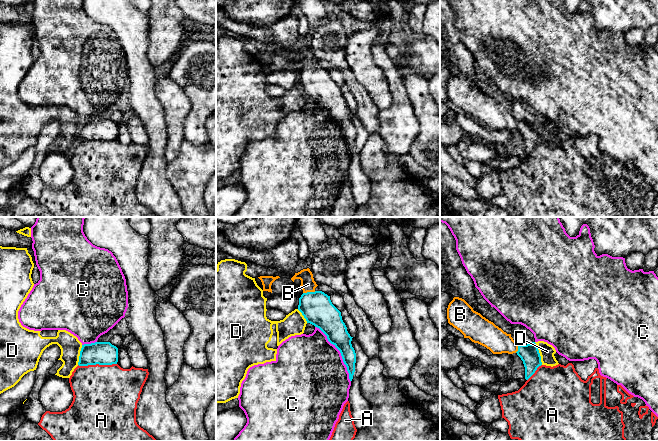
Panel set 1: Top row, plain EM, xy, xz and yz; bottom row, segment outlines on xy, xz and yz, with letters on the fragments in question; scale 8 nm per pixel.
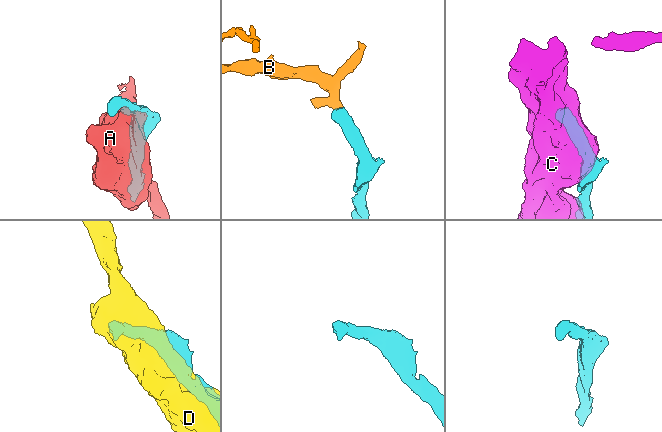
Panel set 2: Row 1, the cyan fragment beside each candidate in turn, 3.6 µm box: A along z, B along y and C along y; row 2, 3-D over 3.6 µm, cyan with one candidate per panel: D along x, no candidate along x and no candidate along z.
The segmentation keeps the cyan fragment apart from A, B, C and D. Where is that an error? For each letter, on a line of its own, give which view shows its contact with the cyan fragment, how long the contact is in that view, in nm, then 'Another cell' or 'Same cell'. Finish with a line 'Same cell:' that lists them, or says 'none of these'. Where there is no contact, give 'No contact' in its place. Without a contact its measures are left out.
A: Touches cyan in xy. Shared border 320 nm. Another cell
B: Touches cyan in xz. Shared border 110 nm. Same cell
C: Touches cyan in xz. Shared border 550 nm. Another cell
D: Touches cyan in yz. Shared border 200 nm. Another cell
Same cell: B

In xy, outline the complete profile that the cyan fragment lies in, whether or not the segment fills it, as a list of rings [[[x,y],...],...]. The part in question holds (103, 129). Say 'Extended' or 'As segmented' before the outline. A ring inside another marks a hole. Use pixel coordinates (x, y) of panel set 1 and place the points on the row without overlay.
As segmented. [[[95,118],[82,121],[79,142],[112,141],[118,138],[118,124],[110,118]]]

